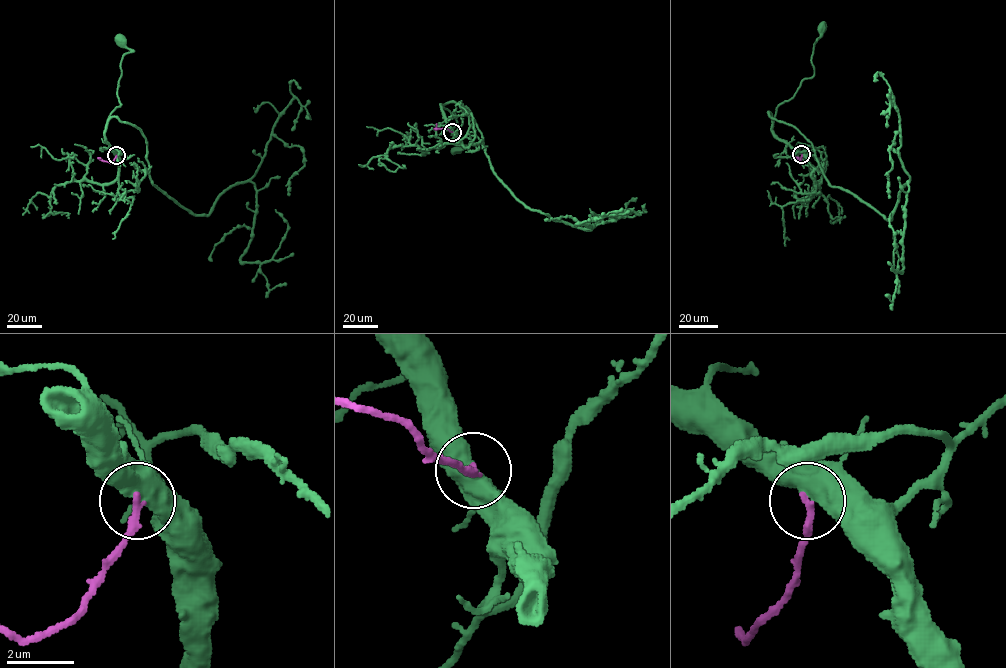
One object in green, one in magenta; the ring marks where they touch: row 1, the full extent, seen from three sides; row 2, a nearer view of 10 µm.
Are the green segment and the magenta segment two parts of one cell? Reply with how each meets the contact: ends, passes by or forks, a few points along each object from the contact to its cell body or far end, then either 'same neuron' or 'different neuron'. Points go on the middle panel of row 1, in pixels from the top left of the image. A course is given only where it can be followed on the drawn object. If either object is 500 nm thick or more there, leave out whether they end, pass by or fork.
course green (452, 132), (440, 104), (456, 121), (453, 131), (455, 143), (457, 141), (468, 146), (455, 149); course magenta (452, 132), (436, 129), (436, 123); different neuron

